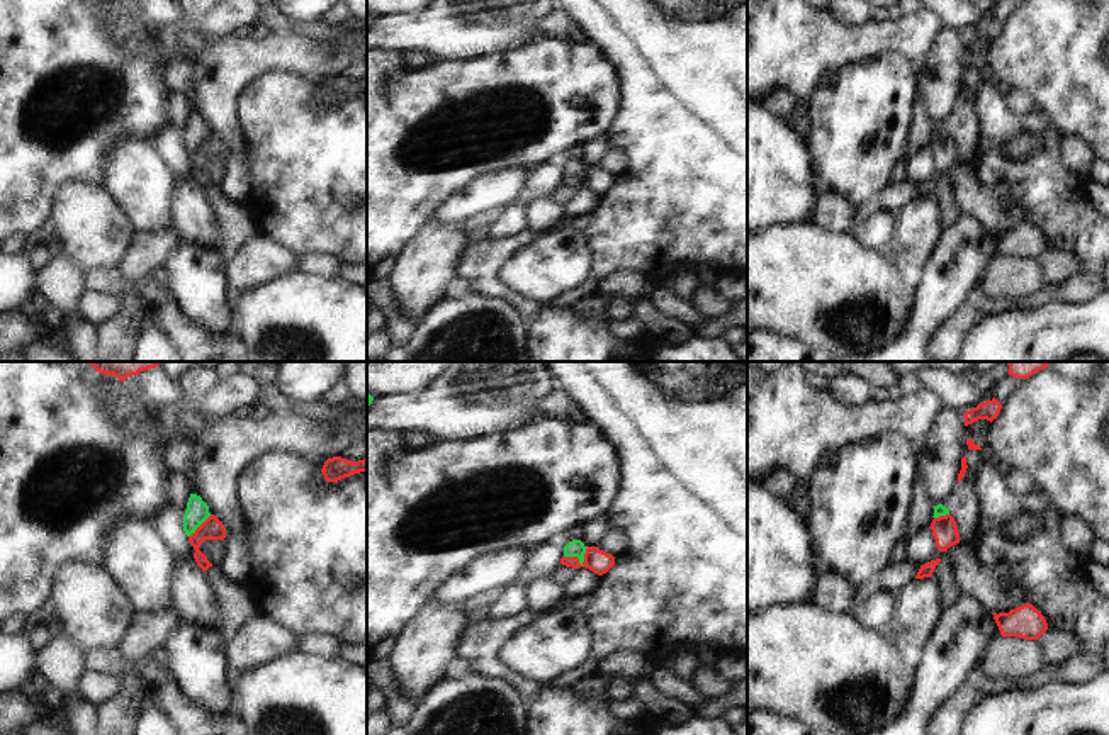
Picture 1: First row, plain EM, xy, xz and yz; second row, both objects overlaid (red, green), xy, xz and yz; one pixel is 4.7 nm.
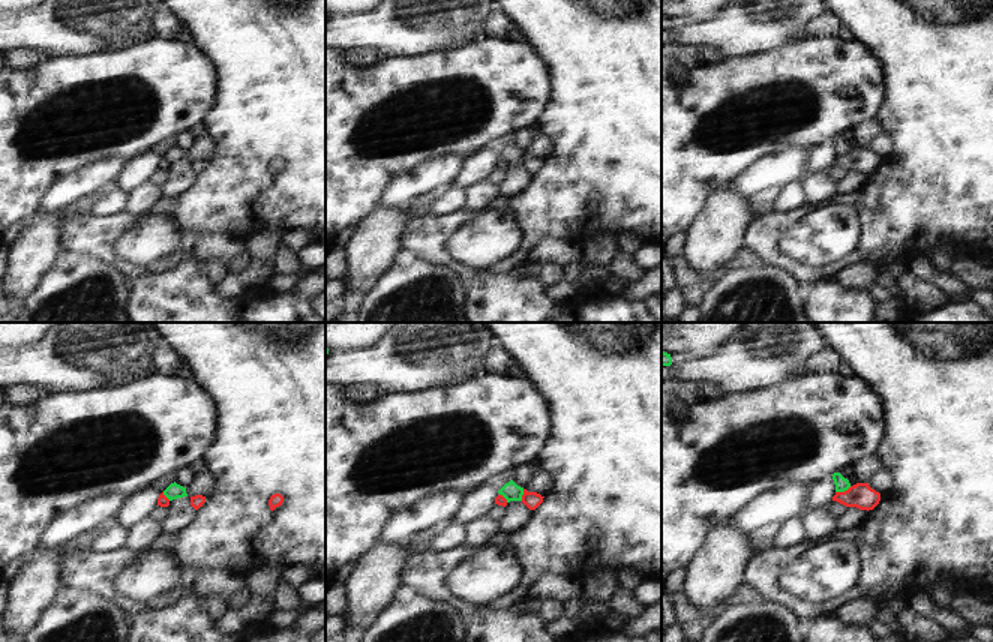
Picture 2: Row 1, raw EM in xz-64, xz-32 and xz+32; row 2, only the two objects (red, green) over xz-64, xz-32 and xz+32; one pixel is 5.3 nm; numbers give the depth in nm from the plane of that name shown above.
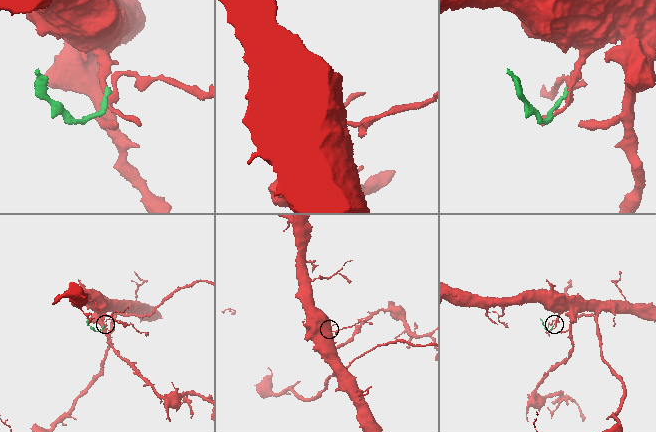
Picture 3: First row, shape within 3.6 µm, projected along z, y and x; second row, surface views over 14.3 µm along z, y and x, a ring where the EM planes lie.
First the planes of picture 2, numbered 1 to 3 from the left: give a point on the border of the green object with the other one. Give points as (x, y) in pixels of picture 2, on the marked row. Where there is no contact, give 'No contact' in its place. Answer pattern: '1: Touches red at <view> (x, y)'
1: Touches red at xz-64 (165, 497)
2: Touches red at xz-32 (522, 495)
3: Touches red at xz+32 (845, 491)

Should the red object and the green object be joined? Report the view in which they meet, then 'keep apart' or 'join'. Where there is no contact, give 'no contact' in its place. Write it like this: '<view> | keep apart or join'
xz | keep apart

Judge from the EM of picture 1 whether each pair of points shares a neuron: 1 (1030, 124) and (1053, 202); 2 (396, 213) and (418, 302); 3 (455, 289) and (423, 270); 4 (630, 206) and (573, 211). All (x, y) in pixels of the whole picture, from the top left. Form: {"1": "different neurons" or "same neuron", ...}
{"1": "same neuron", "2": "different neurons", "3": "different neurons", "4": "different neurons"}

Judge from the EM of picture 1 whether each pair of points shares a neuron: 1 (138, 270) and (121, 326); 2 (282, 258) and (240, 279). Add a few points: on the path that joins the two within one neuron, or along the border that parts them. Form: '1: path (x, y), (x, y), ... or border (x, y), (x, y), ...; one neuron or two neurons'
1: path (133, 284), (129, 313); one neuron
2: path (272, 260), (258, 260), (250, 269); one neuron

